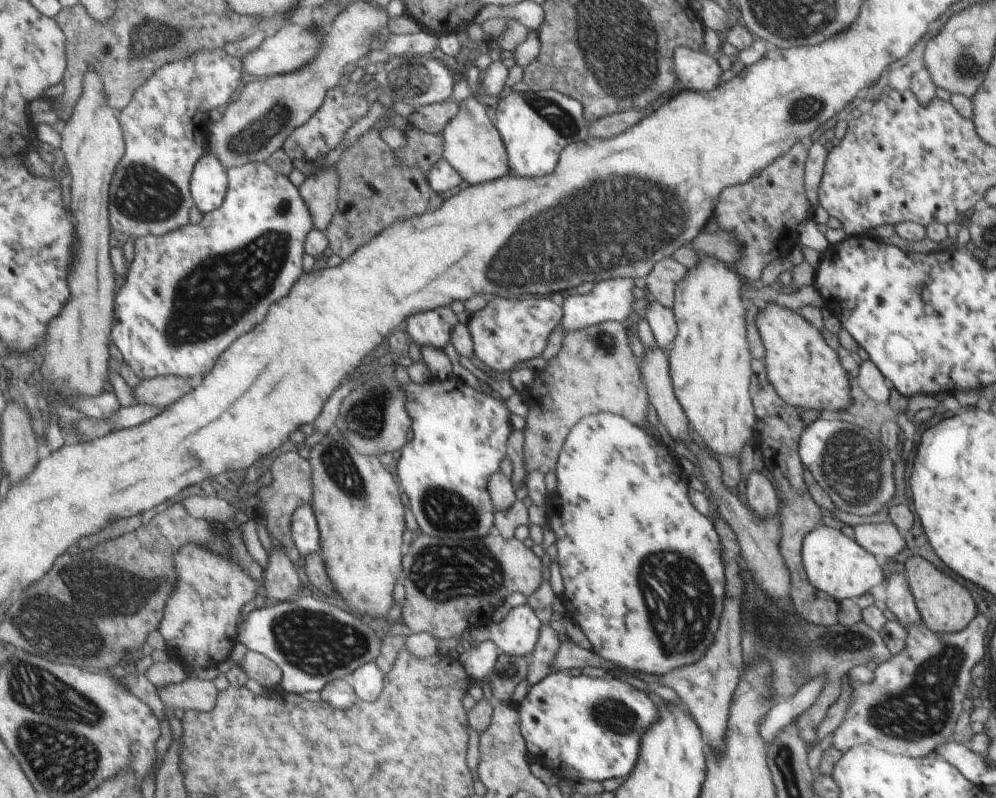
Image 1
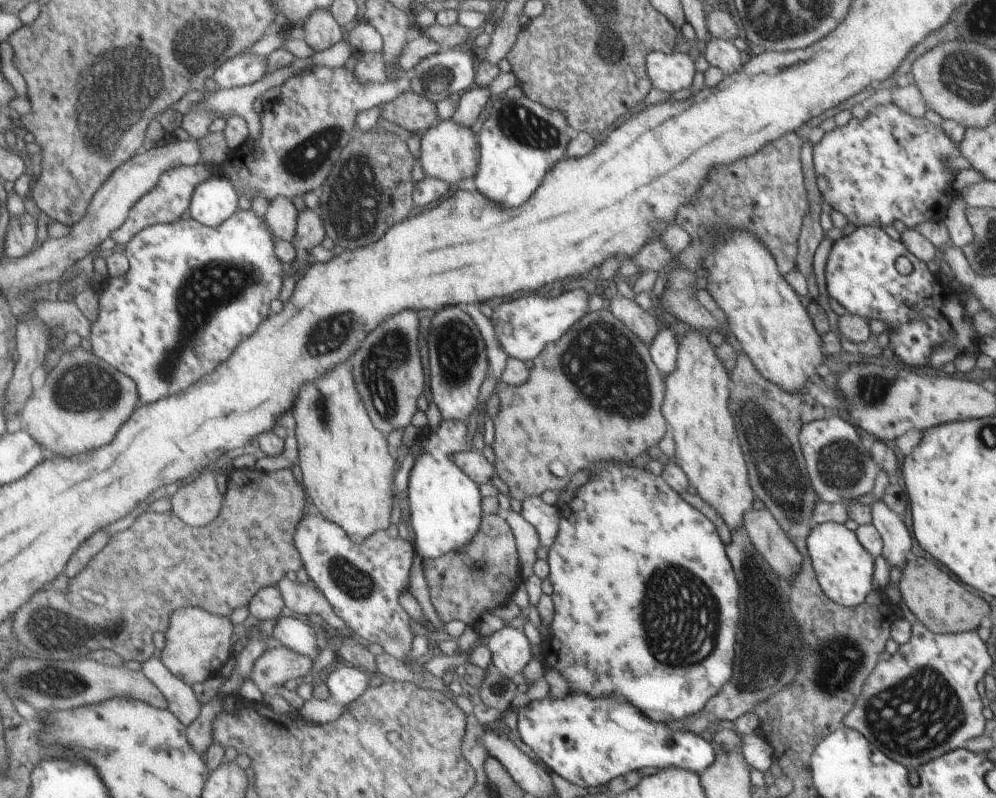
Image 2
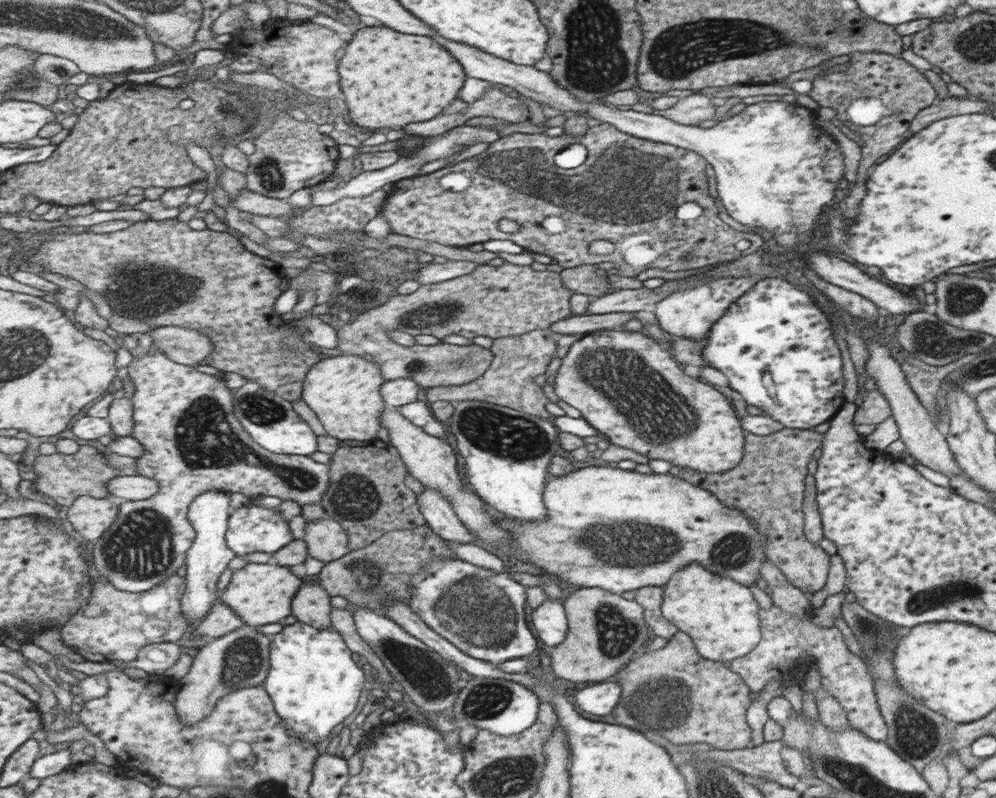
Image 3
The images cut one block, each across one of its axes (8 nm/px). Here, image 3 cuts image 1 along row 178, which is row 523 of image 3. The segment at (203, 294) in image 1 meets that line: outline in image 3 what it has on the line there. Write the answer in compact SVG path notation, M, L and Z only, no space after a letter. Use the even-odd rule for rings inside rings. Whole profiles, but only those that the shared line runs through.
M247 504L241 508L231 511L226 534L228 545L237 555L244 556L253 552L274 553L295 540L289 521L285 520L276 509L259 506L257 504Z

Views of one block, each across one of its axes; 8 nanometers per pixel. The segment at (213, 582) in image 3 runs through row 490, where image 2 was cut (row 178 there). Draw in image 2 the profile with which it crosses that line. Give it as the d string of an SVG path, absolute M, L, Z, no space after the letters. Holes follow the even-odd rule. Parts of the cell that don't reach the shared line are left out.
M213 175L196 188L190 214L201 224L216 227L229 220L239 206L240 196L234 182Z

